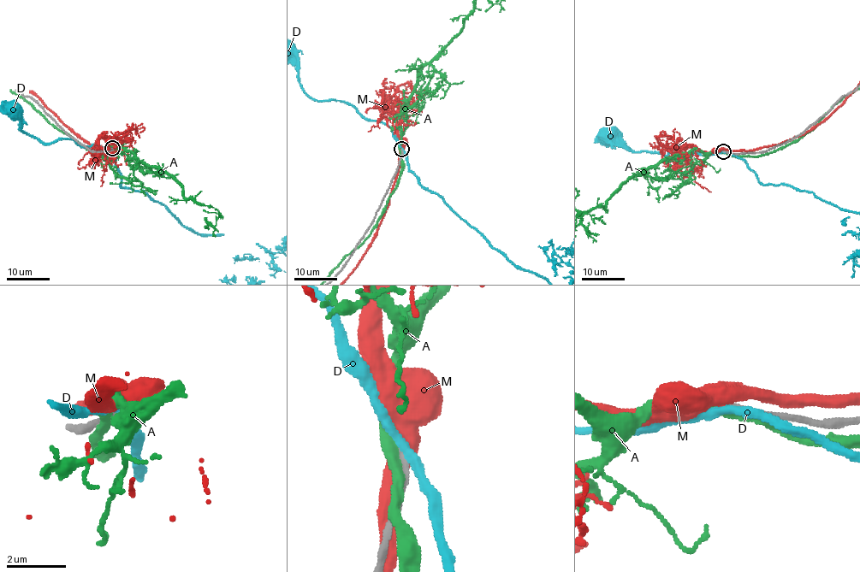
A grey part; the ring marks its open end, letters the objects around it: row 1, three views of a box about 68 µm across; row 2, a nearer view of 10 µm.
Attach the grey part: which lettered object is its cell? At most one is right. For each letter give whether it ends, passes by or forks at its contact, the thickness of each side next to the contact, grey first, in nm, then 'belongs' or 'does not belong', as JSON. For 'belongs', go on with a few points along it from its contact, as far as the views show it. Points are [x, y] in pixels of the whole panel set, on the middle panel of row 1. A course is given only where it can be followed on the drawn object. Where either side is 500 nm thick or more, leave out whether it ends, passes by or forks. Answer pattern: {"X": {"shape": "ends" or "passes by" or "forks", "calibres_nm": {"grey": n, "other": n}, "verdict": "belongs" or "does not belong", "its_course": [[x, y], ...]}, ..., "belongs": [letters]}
{"A": {"shape": "passes by", "calibres_nm": {"grey": 280, "other": 320}, "verdict": "does not belong"}, "D": {"shape": "passes by", "calibres_nm": {"grey": 240, "other": 280}, "verdict": "does not belong"}, "M": {"calibres_nm": {"grey": 200, "other": 500}, "verdict": "belongs"}, "belongs": ["M"]}

